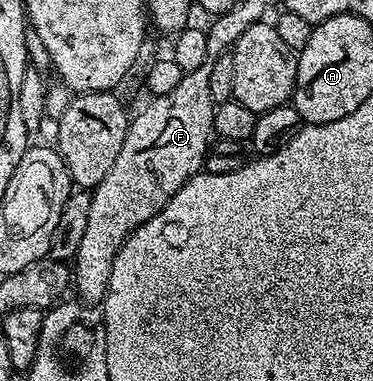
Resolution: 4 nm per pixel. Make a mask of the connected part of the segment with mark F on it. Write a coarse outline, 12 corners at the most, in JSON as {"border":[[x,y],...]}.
{"border":[[209,66],[132,115],[92,187],[71,282],[101,304],[113,258],[210,153]]}

